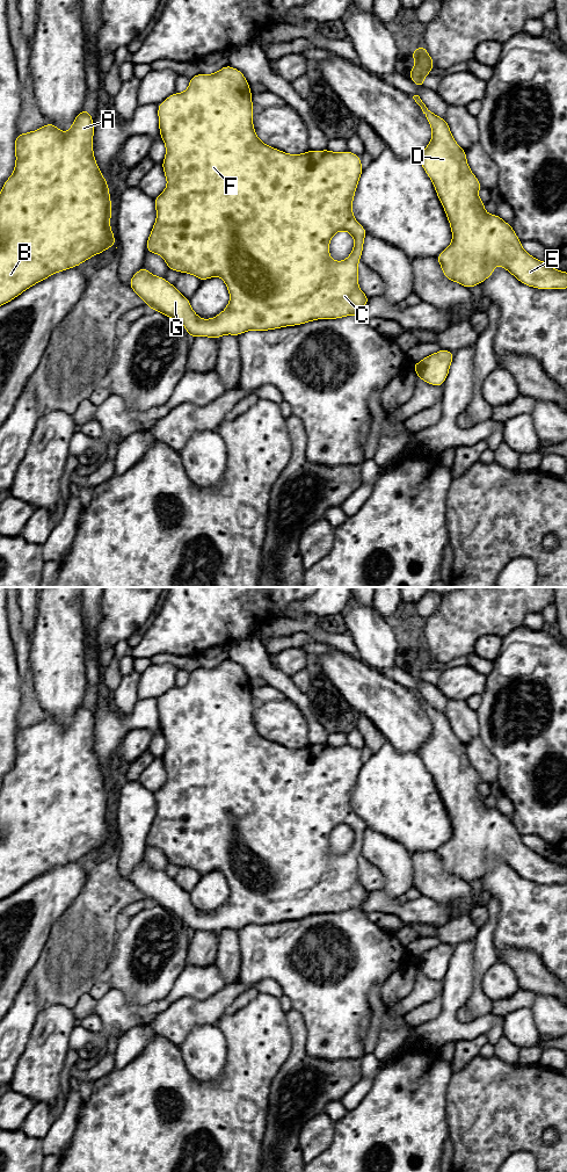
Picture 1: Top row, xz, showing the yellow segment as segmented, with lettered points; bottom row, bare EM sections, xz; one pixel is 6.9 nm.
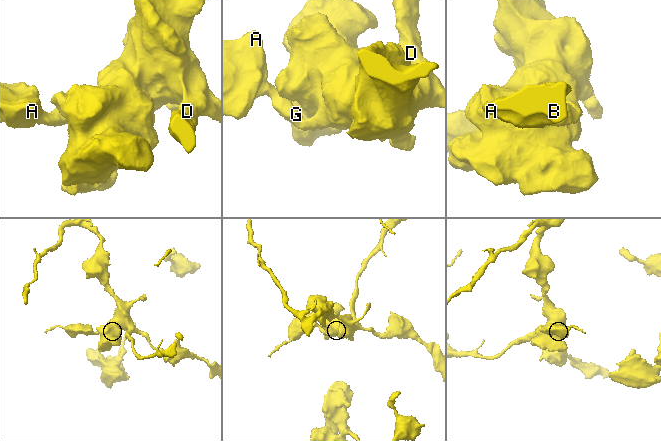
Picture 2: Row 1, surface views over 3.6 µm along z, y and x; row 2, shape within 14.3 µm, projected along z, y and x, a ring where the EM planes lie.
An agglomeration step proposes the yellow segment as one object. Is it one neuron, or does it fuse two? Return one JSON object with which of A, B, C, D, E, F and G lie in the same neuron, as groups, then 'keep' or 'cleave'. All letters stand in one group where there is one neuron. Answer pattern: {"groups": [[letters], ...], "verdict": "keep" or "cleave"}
{"groups": [["A", "B", "C", "D", "E", "F", "G"]], "verdict": "keep"}

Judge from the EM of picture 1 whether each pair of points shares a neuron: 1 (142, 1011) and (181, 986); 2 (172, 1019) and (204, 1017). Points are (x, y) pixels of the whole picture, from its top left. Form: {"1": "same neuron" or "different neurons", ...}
{"1": "same neuron", "2": "same neuron"}

